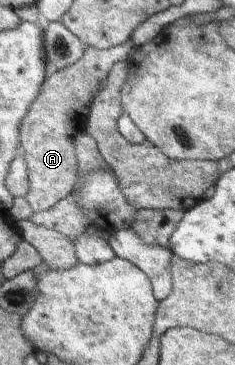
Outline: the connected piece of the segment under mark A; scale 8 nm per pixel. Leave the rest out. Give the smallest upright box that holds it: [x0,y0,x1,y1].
[20,39,138,212]

